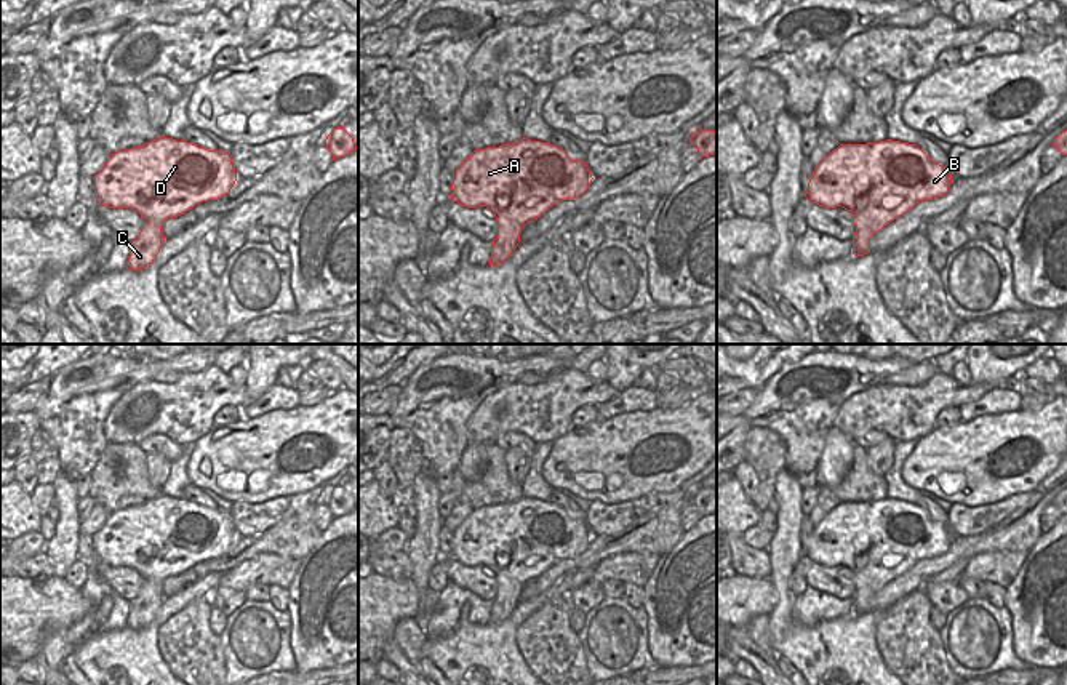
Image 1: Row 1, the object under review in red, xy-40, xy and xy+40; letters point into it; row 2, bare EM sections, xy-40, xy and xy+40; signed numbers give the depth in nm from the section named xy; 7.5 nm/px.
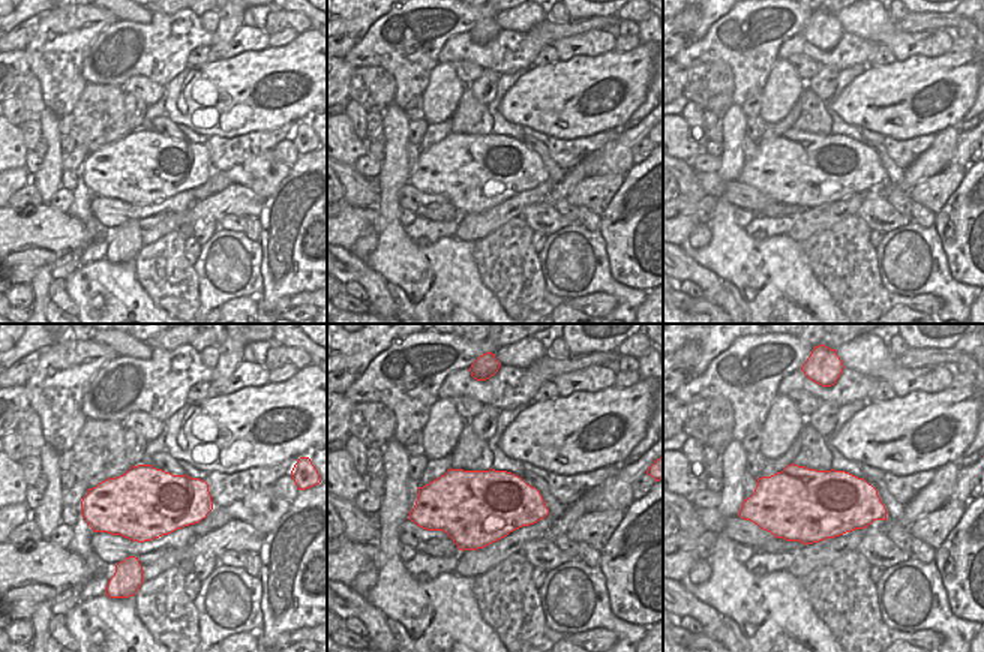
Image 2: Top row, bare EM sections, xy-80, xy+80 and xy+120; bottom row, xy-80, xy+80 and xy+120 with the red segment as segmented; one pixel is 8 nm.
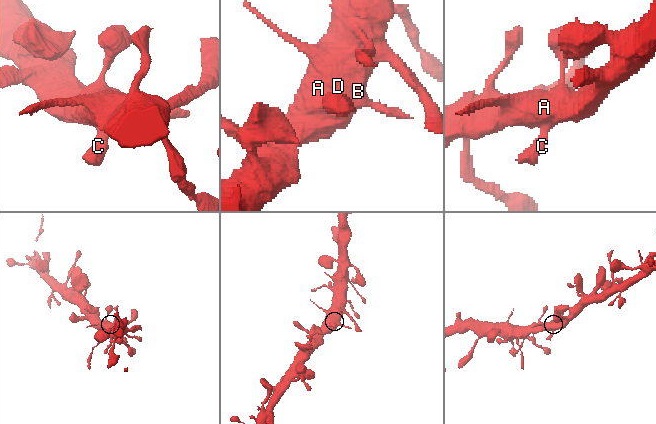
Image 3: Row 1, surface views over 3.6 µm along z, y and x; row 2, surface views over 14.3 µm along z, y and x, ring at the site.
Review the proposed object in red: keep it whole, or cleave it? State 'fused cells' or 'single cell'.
single cell

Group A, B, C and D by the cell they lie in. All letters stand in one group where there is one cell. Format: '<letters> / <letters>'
A B C D

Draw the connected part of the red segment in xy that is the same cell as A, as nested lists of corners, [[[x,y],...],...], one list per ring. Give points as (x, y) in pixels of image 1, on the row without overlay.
[[[518,501],[474,509],[453,531],[451,559],[486,565],[498,579],[490,624],[499,624],[520,602],[523,586],[563,559],[579,557],[590,544],[585,520],[571,519],[550,501]]]

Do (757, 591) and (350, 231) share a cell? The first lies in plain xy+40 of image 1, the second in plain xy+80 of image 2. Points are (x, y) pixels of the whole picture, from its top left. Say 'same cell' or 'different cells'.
same cell

